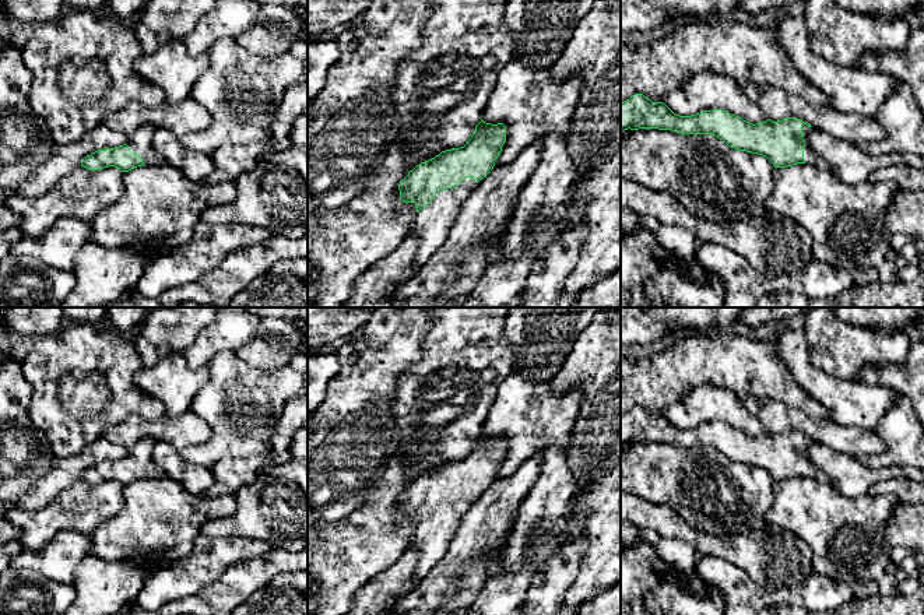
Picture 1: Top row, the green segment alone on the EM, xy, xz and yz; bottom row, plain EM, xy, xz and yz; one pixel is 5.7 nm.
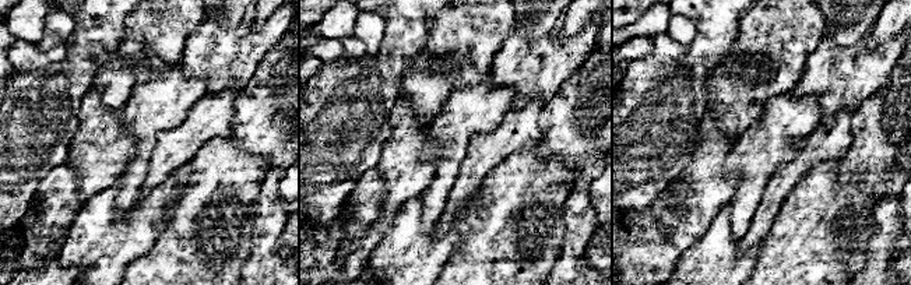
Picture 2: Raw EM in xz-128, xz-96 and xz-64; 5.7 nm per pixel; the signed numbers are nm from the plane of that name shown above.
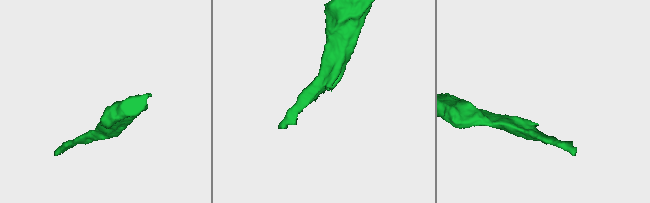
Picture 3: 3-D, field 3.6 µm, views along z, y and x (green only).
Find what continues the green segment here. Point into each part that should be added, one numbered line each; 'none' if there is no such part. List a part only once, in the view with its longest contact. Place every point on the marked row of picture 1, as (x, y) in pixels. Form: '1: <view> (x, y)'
1: xz (431, 225)

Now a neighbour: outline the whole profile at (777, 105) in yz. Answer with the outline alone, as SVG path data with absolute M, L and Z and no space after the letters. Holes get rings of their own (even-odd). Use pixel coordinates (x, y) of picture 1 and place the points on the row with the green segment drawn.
M748 81L735 82L744 95L773 122L797 117L815 130L849 143L874 143L885 134L882 126L872 117L844 113L832 106L816 108L774 87L755 85Z

